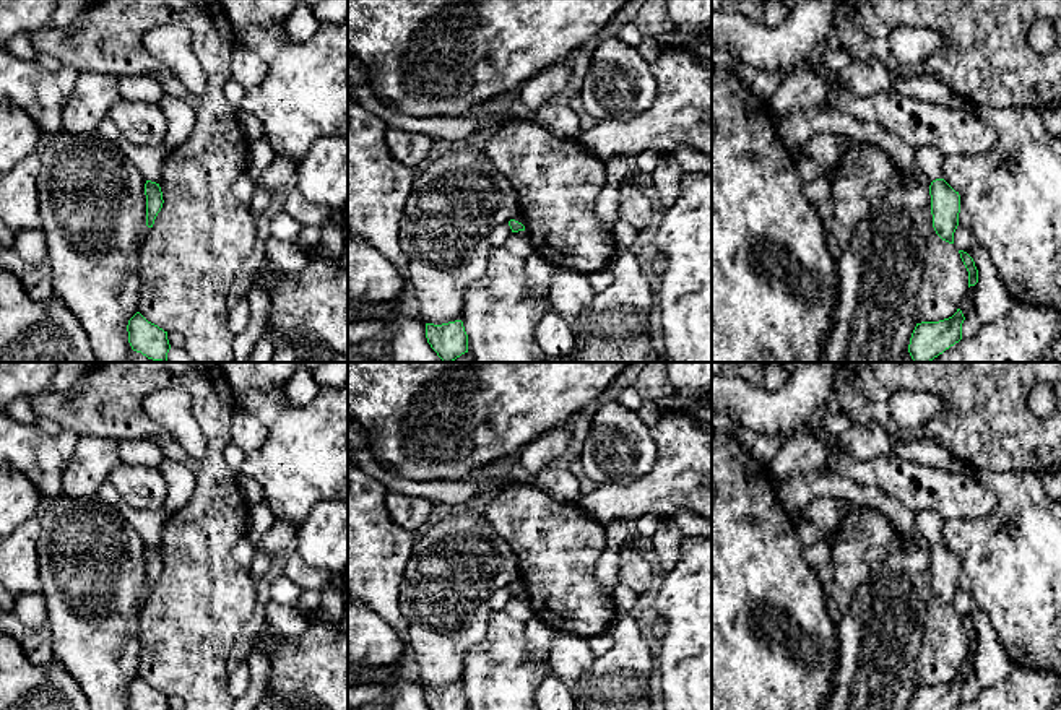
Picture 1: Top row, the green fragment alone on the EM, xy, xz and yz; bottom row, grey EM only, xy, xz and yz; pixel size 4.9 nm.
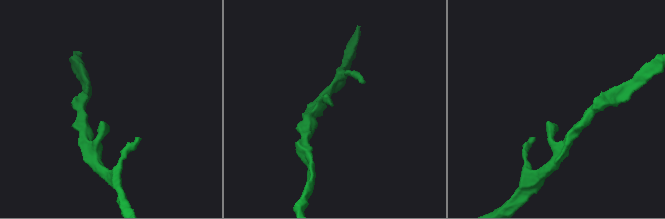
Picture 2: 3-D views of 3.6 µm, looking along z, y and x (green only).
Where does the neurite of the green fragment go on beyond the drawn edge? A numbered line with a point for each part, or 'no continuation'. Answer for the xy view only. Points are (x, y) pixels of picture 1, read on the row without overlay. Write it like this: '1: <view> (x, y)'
no continuation

